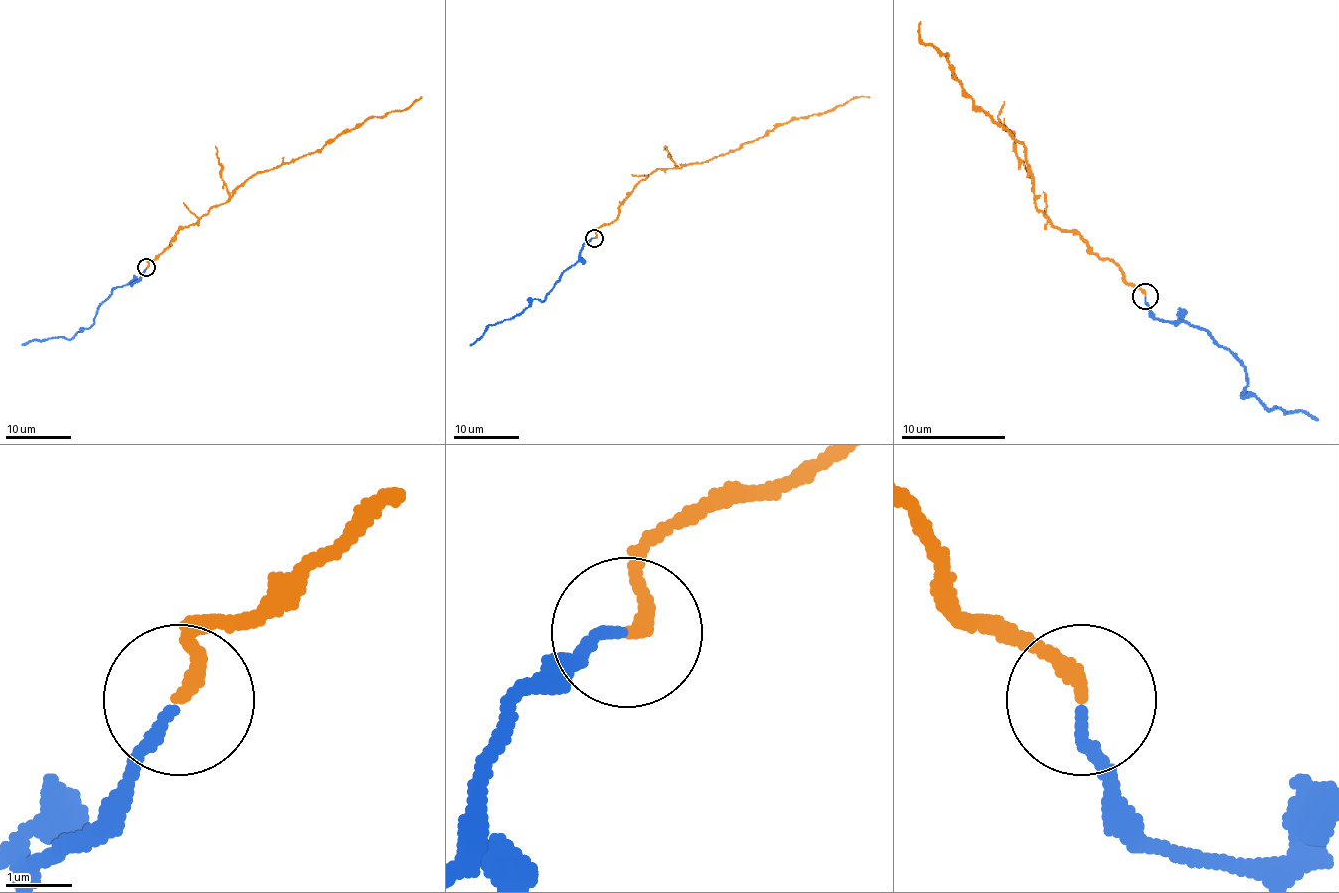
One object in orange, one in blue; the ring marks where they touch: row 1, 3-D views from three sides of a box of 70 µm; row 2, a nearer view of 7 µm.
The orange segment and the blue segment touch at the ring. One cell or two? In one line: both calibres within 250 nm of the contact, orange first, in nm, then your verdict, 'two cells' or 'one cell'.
220 nm thick on the orange side, 160 nm on the other; two cells

